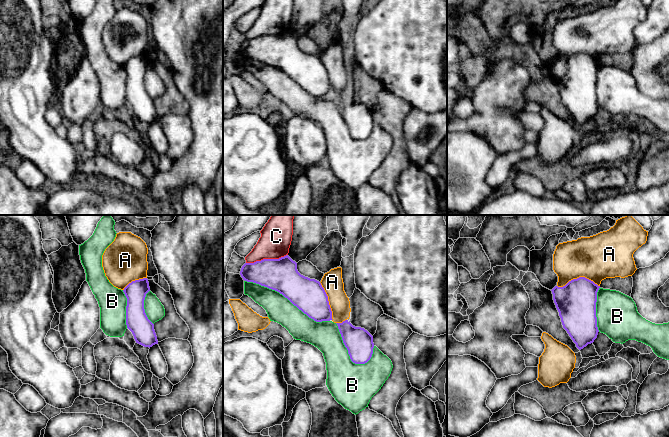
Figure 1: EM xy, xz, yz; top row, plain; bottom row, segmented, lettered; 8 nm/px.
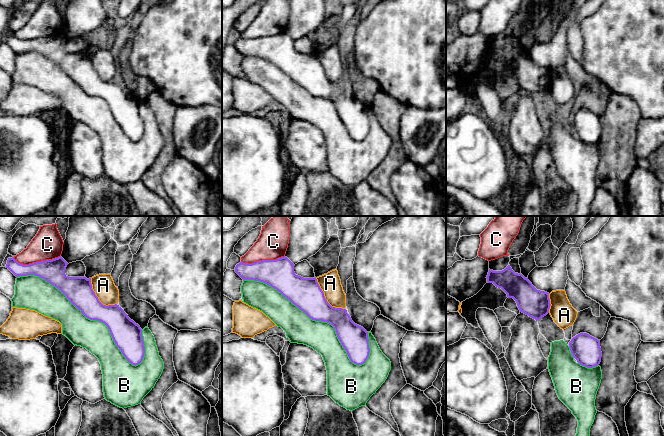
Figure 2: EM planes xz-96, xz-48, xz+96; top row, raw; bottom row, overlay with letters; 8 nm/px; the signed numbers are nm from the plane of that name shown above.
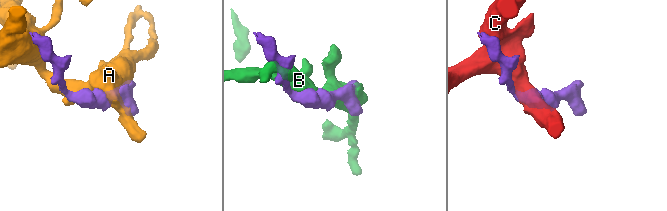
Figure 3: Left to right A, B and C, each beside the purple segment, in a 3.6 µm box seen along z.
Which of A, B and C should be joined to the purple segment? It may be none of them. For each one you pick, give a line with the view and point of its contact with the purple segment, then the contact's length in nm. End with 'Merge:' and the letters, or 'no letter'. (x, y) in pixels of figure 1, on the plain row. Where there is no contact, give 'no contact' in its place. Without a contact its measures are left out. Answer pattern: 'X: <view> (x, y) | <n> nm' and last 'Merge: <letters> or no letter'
Merge: no letter

